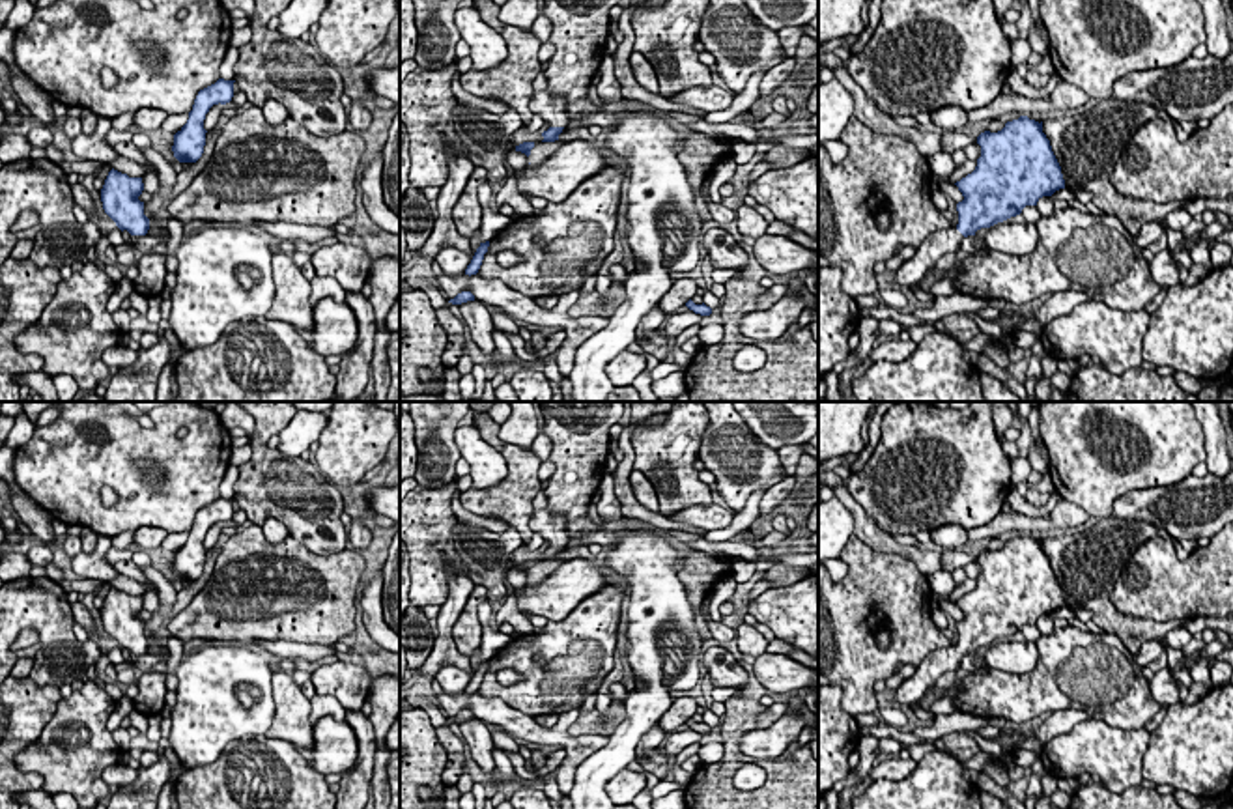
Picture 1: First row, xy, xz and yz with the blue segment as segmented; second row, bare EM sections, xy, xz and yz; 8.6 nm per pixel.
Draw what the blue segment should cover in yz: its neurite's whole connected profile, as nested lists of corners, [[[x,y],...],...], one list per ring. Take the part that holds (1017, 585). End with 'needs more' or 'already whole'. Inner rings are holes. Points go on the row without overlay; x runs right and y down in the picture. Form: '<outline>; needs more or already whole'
[[[1020,534],[998,551],[981,551],[977,562],[981,575],[975,589],[955,602],[964,615],[957,622],[958,643],[925,656],[915,674],[897,688],[899,704],[919,703],[942,674],[960,671],[964,656],[1016,635],[1026,624],[1037,624],[1042,615],[1065,607],[1042,540]]]; needs more

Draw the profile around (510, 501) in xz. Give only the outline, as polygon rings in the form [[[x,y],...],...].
[[[488,411],[475,413],[473,426],[478,428],[488,445],[503,454],[508,475],[491,488],[480,490],[471,486],[460,493],[460,501],[471,514],[514,527],[523,546],[527,546],[534,534],[529,521],[534,512],[532,501],[542,490],[538,478],[542,460],[531,448],[504,443],[499,437],[501,424],[497,424]]]

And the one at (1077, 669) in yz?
[[[1069,624],[1041,633],[1035,645],[1039,660],[1031,673],[988,669],[958,676],[957,710],[1029,725],[1044,712],[1084,710],[1117,729],[1141,729],[1160,712],[1141,667],[1117,635]]]

